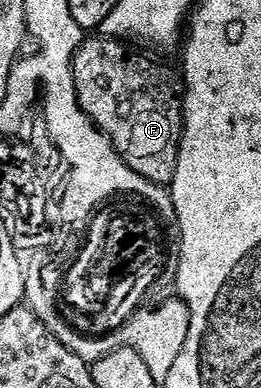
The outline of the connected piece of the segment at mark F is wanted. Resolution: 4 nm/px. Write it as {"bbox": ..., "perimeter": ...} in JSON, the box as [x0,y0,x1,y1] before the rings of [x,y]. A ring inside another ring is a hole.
{"bbox":[73,35,185,186],"perimeter":[[[93,35],[84,41],[73,57],[73,74],[77,102],[94,125],[108,137],[121,158],[139,175],[151,179],[156,185],[172,186],[181,150],[181,130],[185,128],[185,103],[183,81],[173,69],[152,61],[148,52],[134,47],[116,37]]]}

